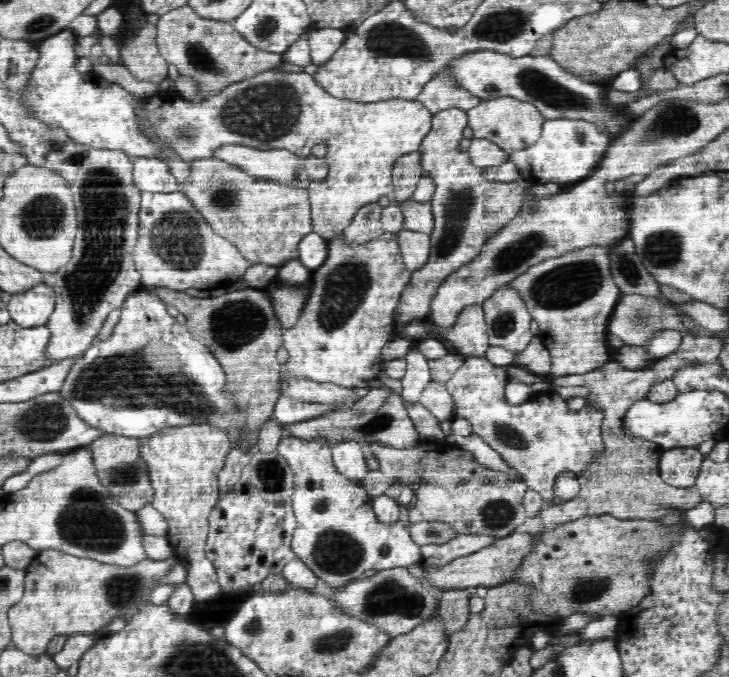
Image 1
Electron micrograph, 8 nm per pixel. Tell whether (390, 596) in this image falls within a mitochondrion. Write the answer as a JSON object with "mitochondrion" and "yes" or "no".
{"mitochondrion":"yes"}

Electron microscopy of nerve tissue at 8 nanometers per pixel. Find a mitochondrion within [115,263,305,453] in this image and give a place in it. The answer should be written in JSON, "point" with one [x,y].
{"point":[237,324]}

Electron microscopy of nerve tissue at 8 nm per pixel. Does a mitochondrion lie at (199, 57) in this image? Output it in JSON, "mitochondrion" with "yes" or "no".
{"mitochondrion":"yes"}

